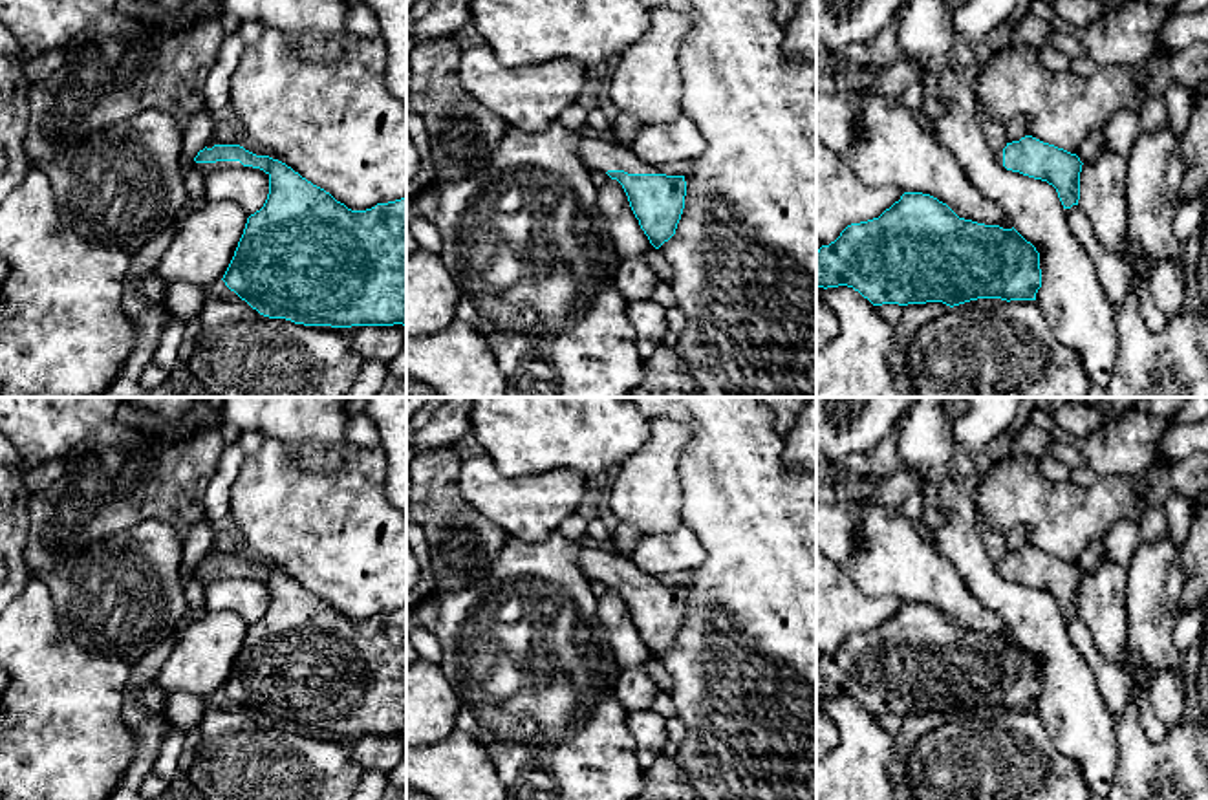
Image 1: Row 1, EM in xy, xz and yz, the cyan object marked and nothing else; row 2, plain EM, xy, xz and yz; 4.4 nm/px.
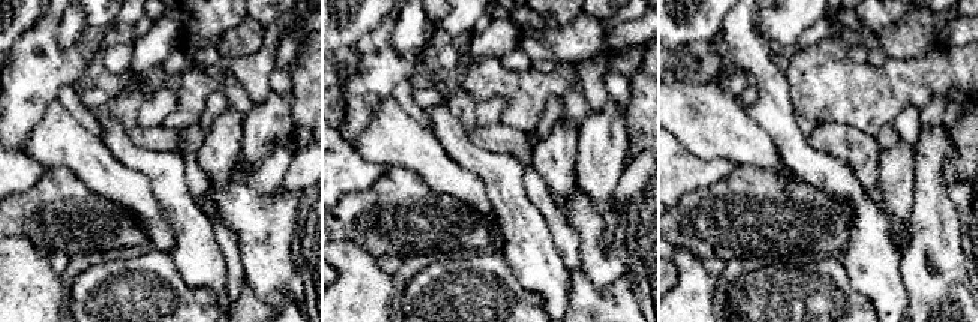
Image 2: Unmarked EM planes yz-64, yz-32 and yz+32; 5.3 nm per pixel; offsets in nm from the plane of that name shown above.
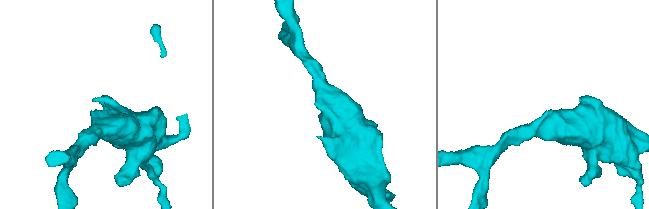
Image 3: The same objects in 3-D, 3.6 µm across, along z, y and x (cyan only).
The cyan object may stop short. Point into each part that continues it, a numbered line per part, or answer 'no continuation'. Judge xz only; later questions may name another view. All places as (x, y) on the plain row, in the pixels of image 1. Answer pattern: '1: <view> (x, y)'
1: xz (599, 566)

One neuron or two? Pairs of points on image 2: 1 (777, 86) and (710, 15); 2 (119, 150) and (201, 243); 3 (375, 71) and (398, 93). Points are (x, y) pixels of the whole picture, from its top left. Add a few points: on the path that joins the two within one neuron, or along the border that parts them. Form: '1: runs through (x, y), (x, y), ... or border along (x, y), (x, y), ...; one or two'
1: border along (726, 15), (720, 30); two
2: runs through (144, 163), (173, 192), (188, 217); one
3: border along (407, 80), (401, 80), (390, 95); two

